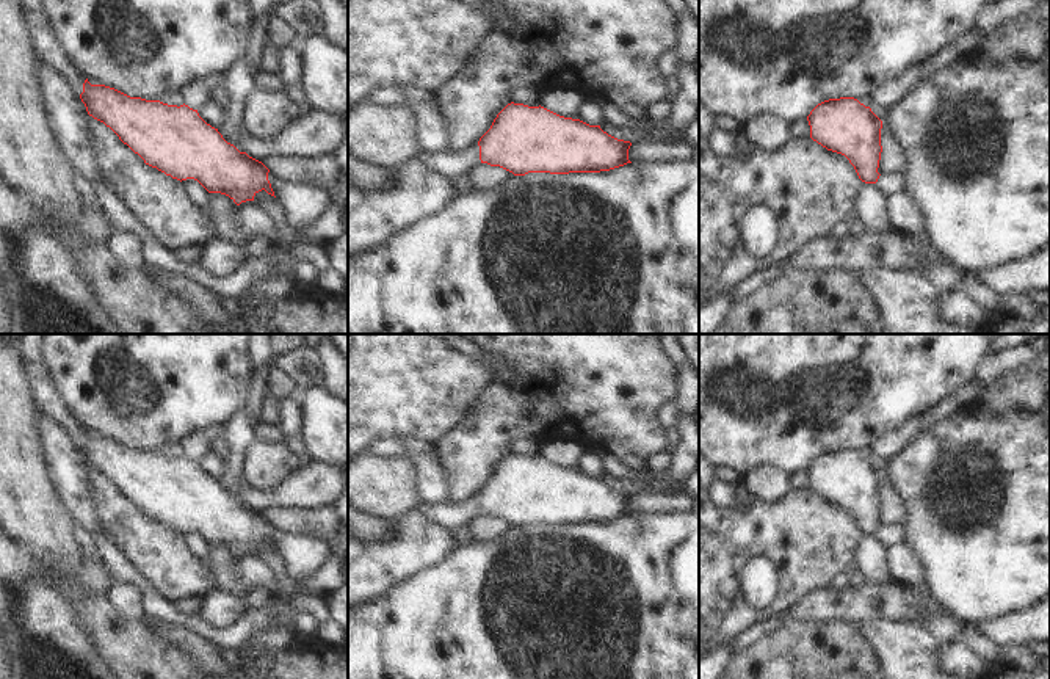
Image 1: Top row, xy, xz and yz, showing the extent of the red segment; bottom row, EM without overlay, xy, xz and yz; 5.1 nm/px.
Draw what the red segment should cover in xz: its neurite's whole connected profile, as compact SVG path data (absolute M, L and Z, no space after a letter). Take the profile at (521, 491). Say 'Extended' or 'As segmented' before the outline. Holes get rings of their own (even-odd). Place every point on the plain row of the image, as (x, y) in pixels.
Extended. M511 453L476 496L459 503L420 503L415 511L451 533L481 514L514 527L600 524L632 514L630 497L630 492L608 486L600 477L559 467L541 456Z

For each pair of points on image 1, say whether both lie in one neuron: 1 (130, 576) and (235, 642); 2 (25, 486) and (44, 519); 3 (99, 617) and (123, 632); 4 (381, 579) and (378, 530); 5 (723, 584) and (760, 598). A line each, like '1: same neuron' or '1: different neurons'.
1: same neuron
2: same neuron
3: same neuron
4: different neurons
5: same neuron

